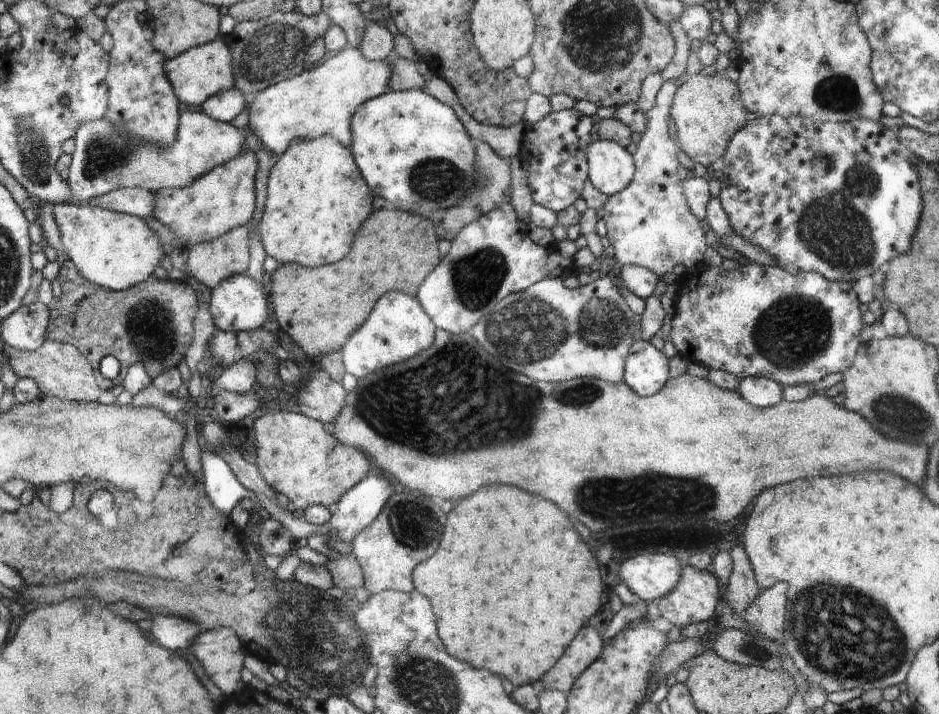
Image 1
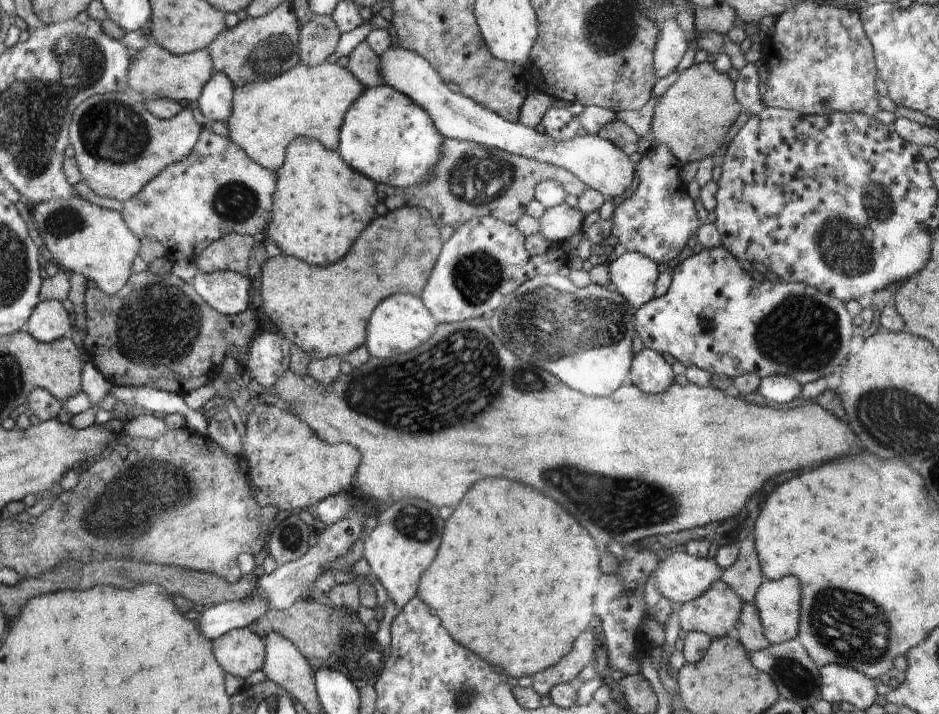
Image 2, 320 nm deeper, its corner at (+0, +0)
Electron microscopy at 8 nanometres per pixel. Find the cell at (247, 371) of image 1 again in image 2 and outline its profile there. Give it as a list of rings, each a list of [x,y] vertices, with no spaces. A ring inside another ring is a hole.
[[[262,332],[249,351],[247,367],[257,384],[273,389],[275,382],[289,369],[290,359],[290,342],[286,338]]]

